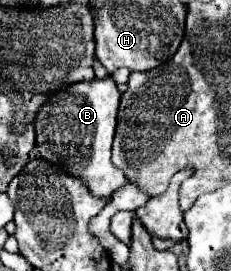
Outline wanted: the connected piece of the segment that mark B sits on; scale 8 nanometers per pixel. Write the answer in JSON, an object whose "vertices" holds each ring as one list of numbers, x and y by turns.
{"vertices":[[112,76,92,82,76,82,52,94,34,118,36,148,46,162,58,164,66,174,80,178,90,194,110,200,116,190,126,184,124,174,112,164,110,148,116,130,116,114,120,106,120,90]]}

